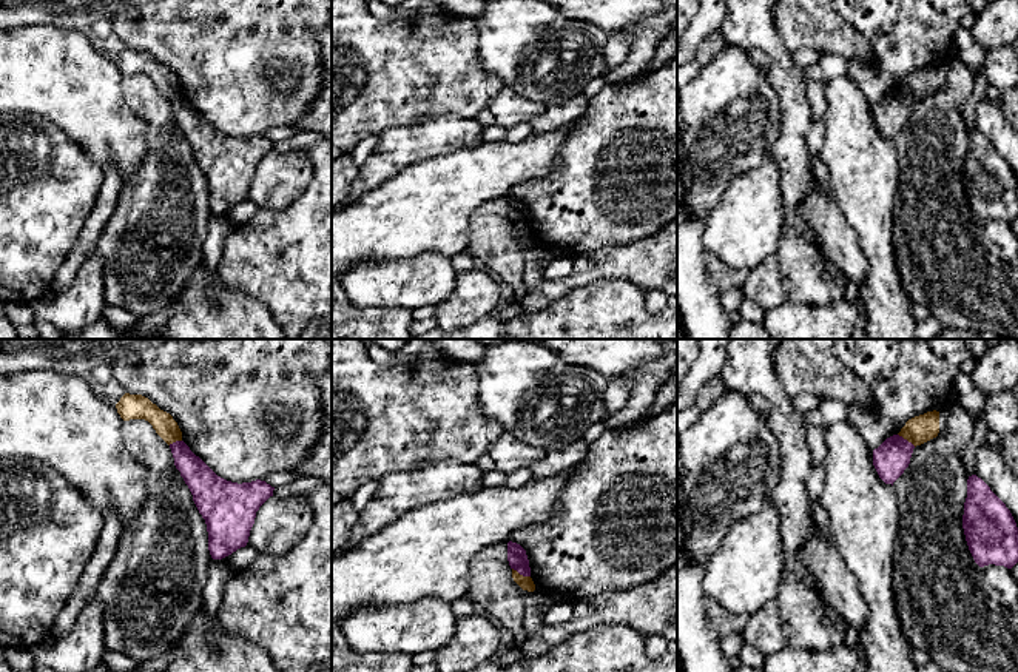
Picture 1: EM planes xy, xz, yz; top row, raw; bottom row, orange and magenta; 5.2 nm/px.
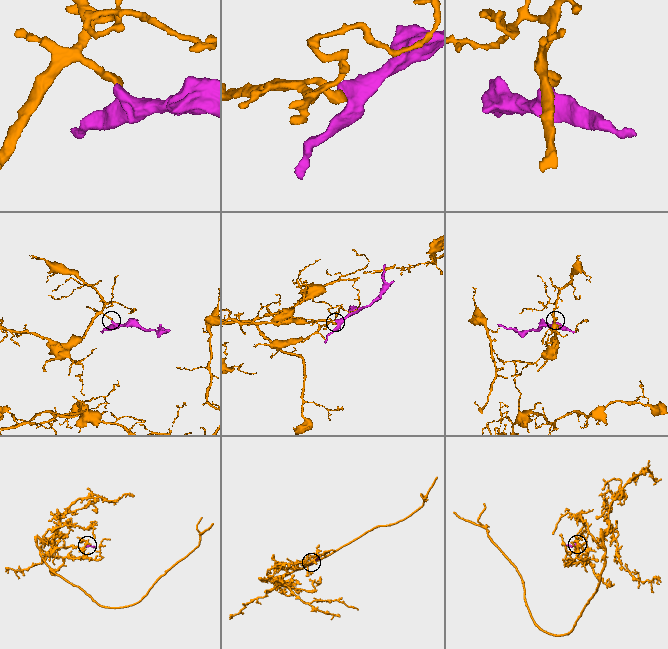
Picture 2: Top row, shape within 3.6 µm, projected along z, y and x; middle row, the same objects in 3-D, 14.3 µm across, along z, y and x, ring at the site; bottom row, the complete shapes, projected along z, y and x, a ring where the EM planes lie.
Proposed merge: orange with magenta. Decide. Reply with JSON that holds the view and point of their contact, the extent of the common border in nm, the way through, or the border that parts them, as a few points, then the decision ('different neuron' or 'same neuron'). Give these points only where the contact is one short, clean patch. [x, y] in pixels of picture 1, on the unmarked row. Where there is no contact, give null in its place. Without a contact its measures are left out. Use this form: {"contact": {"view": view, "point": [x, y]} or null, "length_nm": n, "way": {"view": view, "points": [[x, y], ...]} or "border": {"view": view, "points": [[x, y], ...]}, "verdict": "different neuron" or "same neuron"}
{"contact": {"view": "xz", "point": [522, 230]}, "length_nm": 110, "border": {"view": "xz", "points": [[512, 222], [529, 231]]}, "verdict": "different neuron"}

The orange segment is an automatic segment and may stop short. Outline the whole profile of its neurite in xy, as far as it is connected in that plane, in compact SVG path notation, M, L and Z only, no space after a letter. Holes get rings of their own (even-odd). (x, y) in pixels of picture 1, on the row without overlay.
M125 48L116 59L117 68L123 76L145 74L156 88L170 100L176 96L182 96L182 86L173 71L160 65L148 52L142 49Z

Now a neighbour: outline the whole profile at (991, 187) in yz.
M976 129L967 134L962 183L979 222L1018 217L1018 182L1006 159Z

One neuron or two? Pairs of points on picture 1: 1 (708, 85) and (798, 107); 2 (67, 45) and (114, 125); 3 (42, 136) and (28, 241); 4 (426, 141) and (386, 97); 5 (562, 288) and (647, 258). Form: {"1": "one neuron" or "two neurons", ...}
{"1": "two neurons", "2": "one neuron", "3": "one neuron", "4": "two neurons", "5": "one neuron"}

